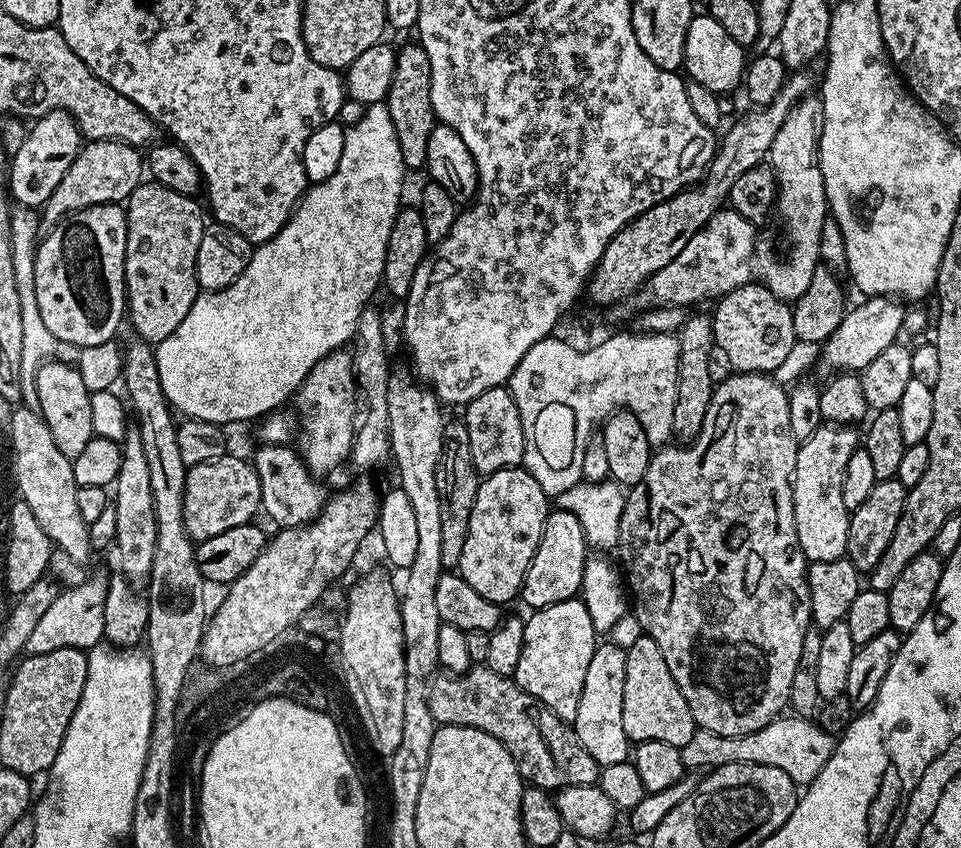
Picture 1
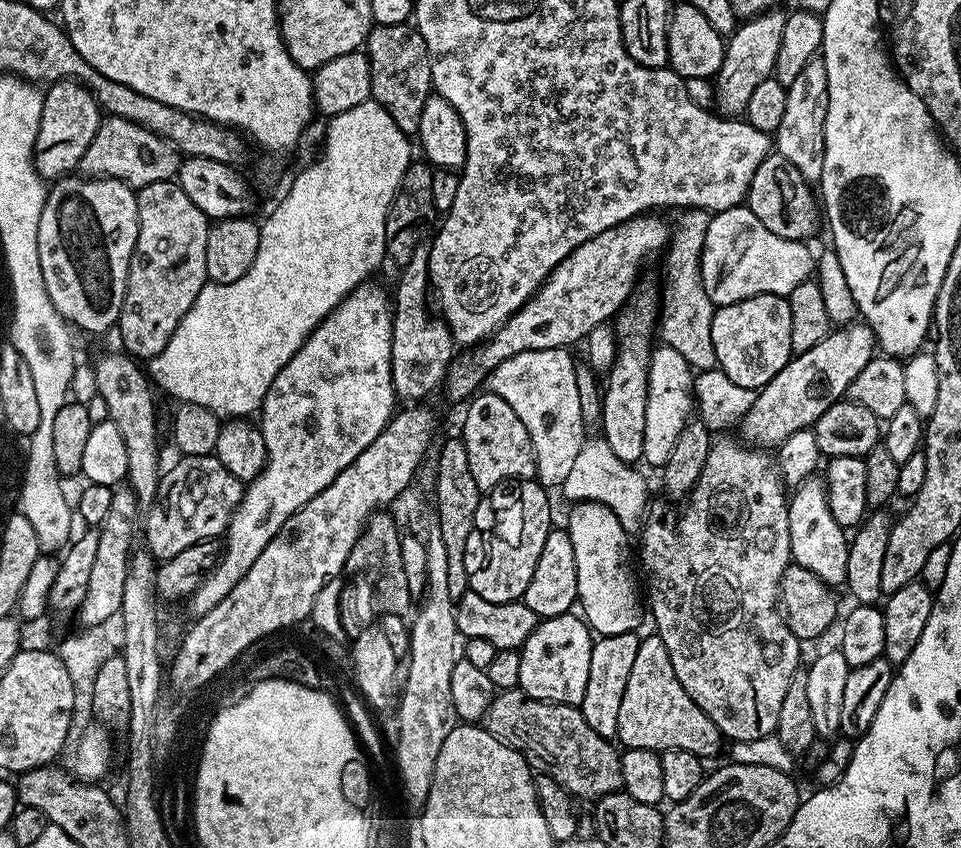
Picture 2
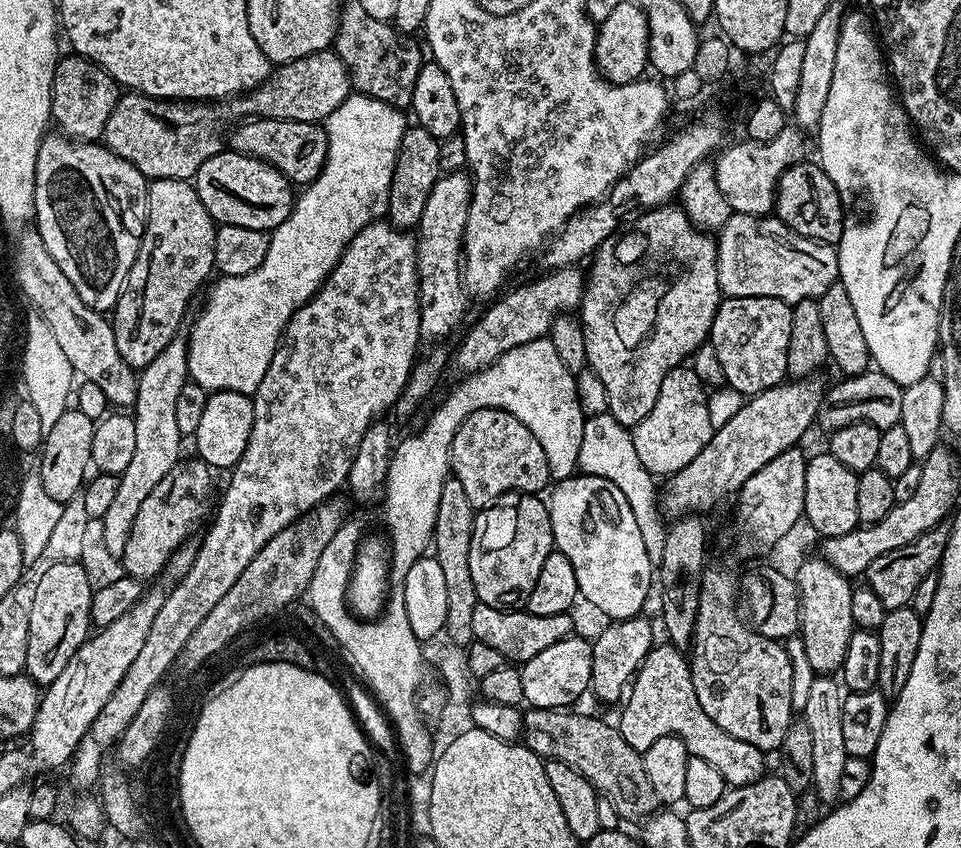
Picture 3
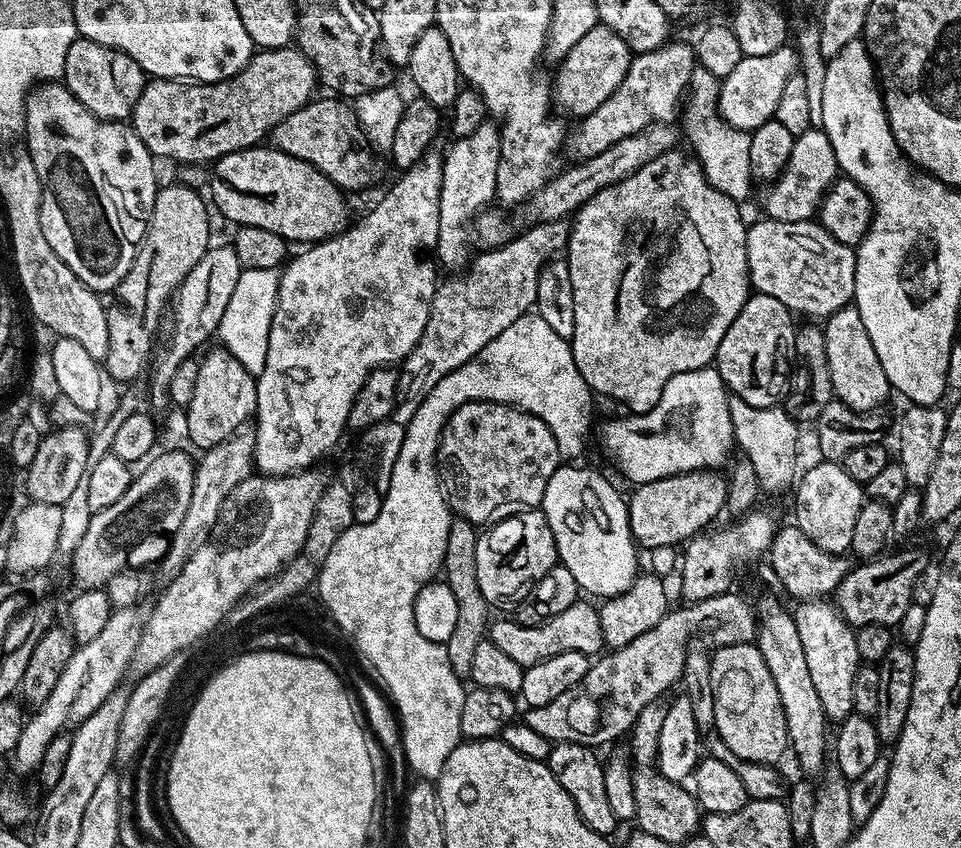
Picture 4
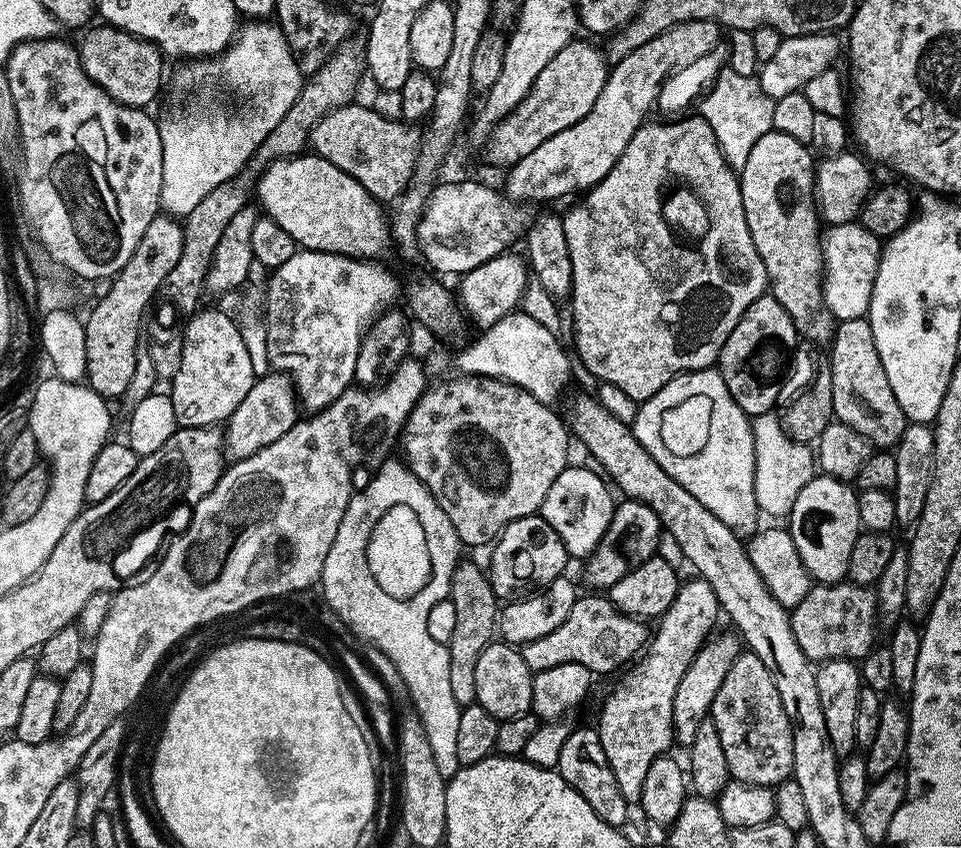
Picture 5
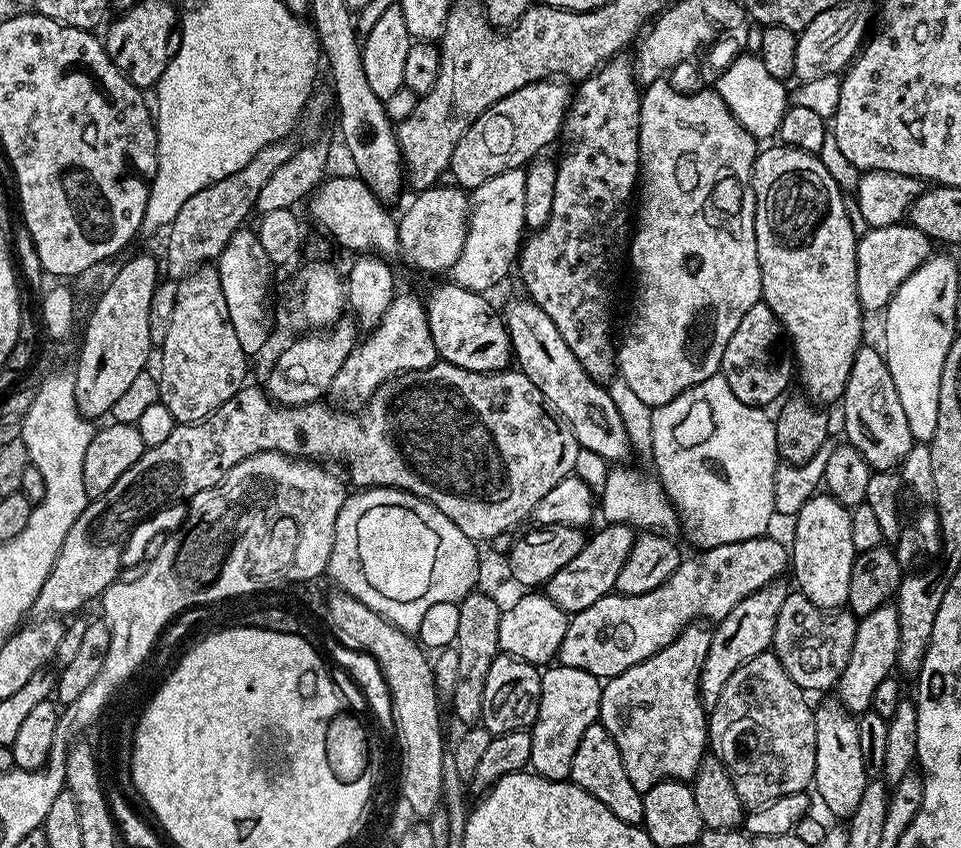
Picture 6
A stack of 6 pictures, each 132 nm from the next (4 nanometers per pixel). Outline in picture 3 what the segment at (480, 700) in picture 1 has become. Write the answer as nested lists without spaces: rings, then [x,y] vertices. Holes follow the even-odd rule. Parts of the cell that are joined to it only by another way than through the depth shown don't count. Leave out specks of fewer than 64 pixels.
[[[529,707],[522,716],[522,740],[532,752],[541,758],[566,762],[575,772],[580,772],[587,778],[603,799],[614,805],[621,817],[637,822],[657,811],[658,801],[654,794],[654,786],[650,786],[650,778],[646,778],[643,755],[622,738],[619,727],[607,724],[596,716],[576,717],[572,710],[563,708],[534,708]]]

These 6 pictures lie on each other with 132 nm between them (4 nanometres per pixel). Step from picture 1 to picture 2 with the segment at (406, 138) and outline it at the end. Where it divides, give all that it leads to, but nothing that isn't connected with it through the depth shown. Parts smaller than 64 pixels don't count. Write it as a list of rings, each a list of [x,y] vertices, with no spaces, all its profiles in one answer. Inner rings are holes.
[[[411,23],[398,26],[377,24],[368,35],[366,55],[372,75],[372,99],[386,109],[394,122],[398,122],[405,136],[415,137],[418,121],[422,119],[422,106],[426,106],[426,98],[434,92],[432,56],[422,34]]]

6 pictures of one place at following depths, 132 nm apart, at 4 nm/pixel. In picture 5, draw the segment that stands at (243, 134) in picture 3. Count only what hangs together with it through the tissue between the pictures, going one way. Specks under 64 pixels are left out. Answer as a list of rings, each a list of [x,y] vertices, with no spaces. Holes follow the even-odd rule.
[[[353,102],[319,120],[310,137],[310,148],[315,155],[329,160],[338,166],[338,170],[346,170],[346,174],[362,182],[375,200],[395,202],[403,196],[416,175],[421,139],[419,127],[409,126],[399,119],[378,114],[370,106],[364,105],[363,108],[360,102]]]

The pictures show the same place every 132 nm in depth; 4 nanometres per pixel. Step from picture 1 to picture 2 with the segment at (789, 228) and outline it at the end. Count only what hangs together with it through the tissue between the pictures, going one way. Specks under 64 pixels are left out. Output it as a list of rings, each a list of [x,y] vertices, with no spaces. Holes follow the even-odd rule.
[[[817,58],[806,62],[806,67],[790,82],[786,94],[786,110],[782,114],[782,122],[774,134],[774,148],[779,155],[790,162],[809,182],[818,182],[822,178],[822,162],[826,142],[824,127],[826,126],[826,110],[830,102],[830,90],[826,78],[826,66],[823,59]]]

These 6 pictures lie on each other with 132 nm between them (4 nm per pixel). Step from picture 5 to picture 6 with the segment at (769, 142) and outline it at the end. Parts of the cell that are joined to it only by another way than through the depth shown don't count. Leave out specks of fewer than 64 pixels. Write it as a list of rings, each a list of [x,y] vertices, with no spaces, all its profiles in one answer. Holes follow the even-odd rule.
[[[775,146],[768,148],[757,155],[752,167],[752,189],[756,199],[756,221],[754,230],[756,231],[756,245],[758,246],[758,266],[760,267],[760,294],[763,303],[770,306],[780,320],[780,325],[784,328],[784,335],[790,345],[790,351],[794,357],[795,367],[798,369],[798,380],[804,383],[803,391],[807,399],[820,406],[829,406],[841,399],[846,390],[846,382],[850,376],[850,366],[854,362],[854,354],[861,348],[862,340],[860,335],[864,332],[865,313],[858,302],[858,290],[856,289],[856,241],[858,232],[852,229],[852,220],[848,217],[848,208],[844,205],[845,193],[830,178],[830,173],[826,166],[822,166],[819,155],[815,152],[803,152],[797,148],[787,146]]]

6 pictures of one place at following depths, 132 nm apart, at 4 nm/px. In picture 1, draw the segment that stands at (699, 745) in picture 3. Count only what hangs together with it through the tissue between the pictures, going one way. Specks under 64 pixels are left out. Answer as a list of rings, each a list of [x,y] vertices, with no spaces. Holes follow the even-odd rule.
[[[640,635],[634,646],[626,649],[626,690],[622,690],[622,727],[632,742],[670,742],[670,746],[681,748],[694,738],[697,727],[690,714],[690,706],[686,706],[686,698],[682,698],[682,690],[678,690],[678,682],[674,682],[674,674],[670,674],[670,666],[666,666],[666,658],[662,658],[662,650],[658,650],[658,642],[654,638]]]

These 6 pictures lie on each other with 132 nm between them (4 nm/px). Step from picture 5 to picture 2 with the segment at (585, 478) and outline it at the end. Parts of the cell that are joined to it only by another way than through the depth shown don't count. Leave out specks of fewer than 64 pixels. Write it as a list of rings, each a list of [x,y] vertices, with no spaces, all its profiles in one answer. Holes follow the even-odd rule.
[[[582,500],[573,503],[571,508],[566,531],[570,542],[574,542],[574,562],[578,566],[578,604],[584,607],[583,619],[597,637],[636,632],[640,624],[642,596],[636,593],[636,580],[632,577],[632,564],[628,561],[629,533],[605,504]]]

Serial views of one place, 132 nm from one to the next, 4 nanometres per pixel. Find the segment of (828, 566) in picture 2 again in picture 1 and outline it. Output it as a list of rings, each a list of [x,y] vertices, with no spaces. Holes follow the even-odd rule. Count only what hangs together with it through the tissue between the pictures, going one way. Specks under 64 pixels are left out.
[[[821,426],[797,447],[796,469],[792,479],[794,526],[798,530],[798,542],[804,551],[804,559],[809,562],[813,560],[834,562],[848,551],[846,538],[850,530],[848,521],[850,509],[846,506],[846,502],[842,502],[842,478],[846,478],[846,462],[850,462],[850,454],[854,454],[854,450],[858,447],[856,431],[857,429],[852,426]]]

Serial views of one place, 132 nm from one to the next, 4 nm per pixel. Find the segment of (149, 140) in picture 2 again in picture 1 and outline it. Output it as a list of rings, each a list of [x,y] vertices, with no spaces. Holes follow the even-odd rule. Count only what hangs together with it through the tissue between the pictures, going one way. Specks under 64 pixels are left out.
[[[90,140],[76,153],[70,170],[45,202],[40,216],[41,229],[52,228],[70,212],[99,204],[120,204],[145,179],[146,164],[141,153],[120,140]]]

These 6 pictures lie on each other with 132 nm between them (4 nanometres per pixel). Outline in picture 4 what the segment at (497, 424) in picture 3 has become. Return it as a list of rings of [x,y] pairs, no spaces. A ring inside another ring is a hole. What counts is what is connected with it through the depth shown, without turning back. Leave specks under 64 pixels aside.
[[[467,400],[461,408],[454,410],[440,433],[436,463],[449,509],[461,520],[469,520],[477,526],[491,526],[521,510],[539,509],[544,503],[546,486],[556,469],[561,467],[562,459],[558,442],[542,418],[511,404]]]

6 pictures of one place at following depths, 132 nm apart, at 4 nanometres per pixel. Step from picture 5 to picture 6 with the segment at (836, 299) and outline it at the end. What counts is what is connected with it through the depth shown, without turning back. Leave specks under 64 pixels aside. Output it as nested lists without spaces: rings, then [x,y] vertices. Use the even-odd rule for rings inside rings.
[[[901,222],[885,228],[868,228],[856,241],[856,289],[858,302],[865,313],[879,313],[887,308],[892,295],[924,265],[933,255],[934,244],[922,230],[913,228],[911,223]]]

